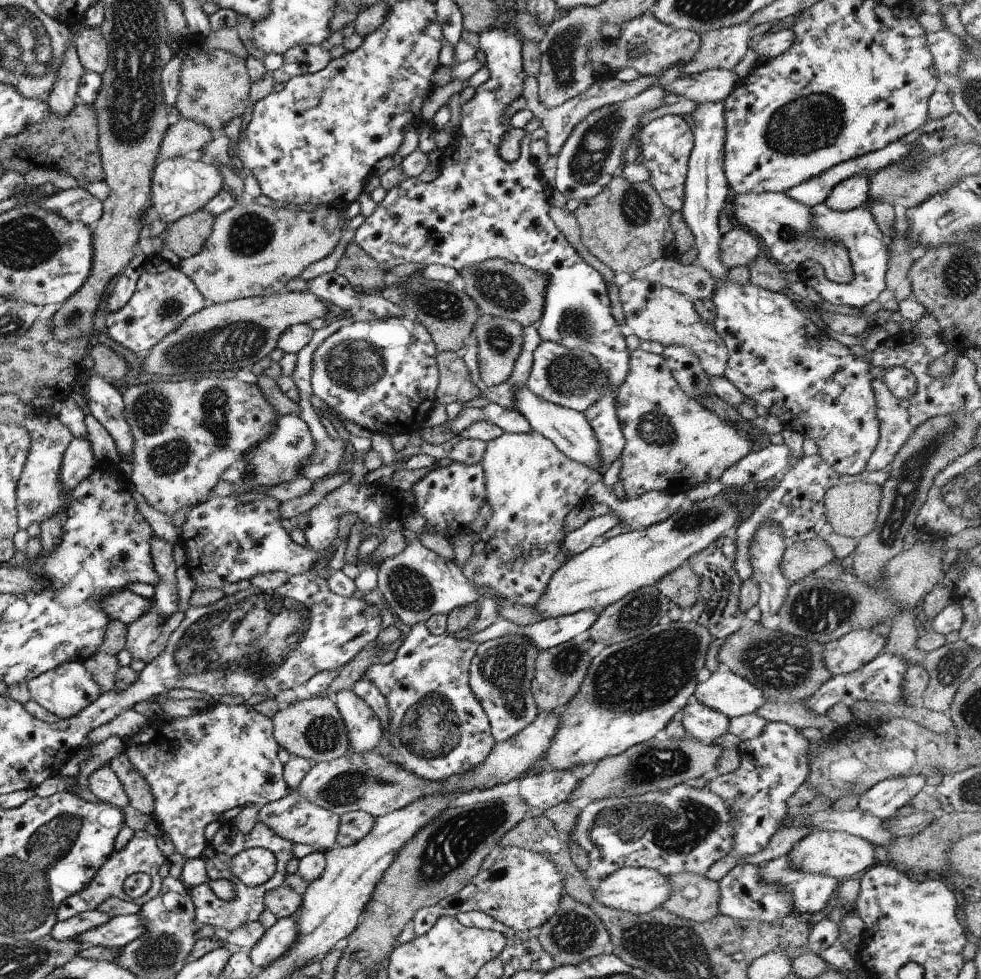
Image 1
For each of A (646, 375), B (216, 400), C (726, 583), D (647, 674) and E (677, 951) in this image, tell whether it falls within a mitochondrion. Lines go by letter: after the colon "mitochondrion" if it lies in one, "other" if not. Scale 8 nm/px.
A: other
B: mitochondrion
C: other
D: mitochondrion
E: mitochondrion

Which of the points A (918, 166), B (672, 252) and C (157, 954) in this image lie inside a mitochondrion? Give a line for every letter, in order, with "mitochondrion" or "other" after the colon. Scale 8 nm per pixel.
A: mitochondrion
B: other
C: mitochondrion

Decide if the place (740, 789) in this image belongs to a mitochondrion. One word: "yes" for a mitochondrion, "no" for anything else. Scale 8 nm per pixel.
no

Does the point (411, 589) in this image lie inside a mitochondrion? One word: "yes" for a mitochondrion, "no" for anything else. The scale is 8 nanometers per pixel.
yes

